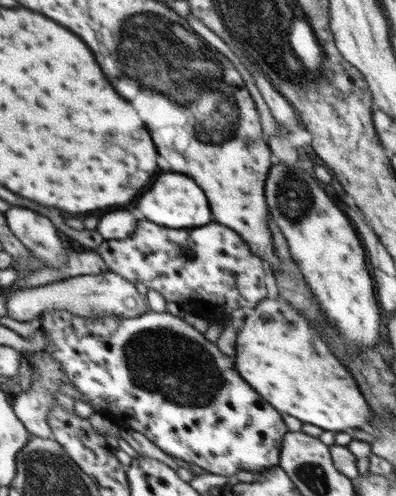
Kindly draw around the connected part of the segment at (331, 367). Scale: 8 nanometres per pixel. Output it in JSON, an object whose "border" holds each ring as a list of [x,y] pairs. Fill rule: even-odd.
{"border":[[[266,297],[242,323],[236,344],[236,370],[278,412],[337,433],[368,424],[370,406],[352,374],[286,299]]]}

